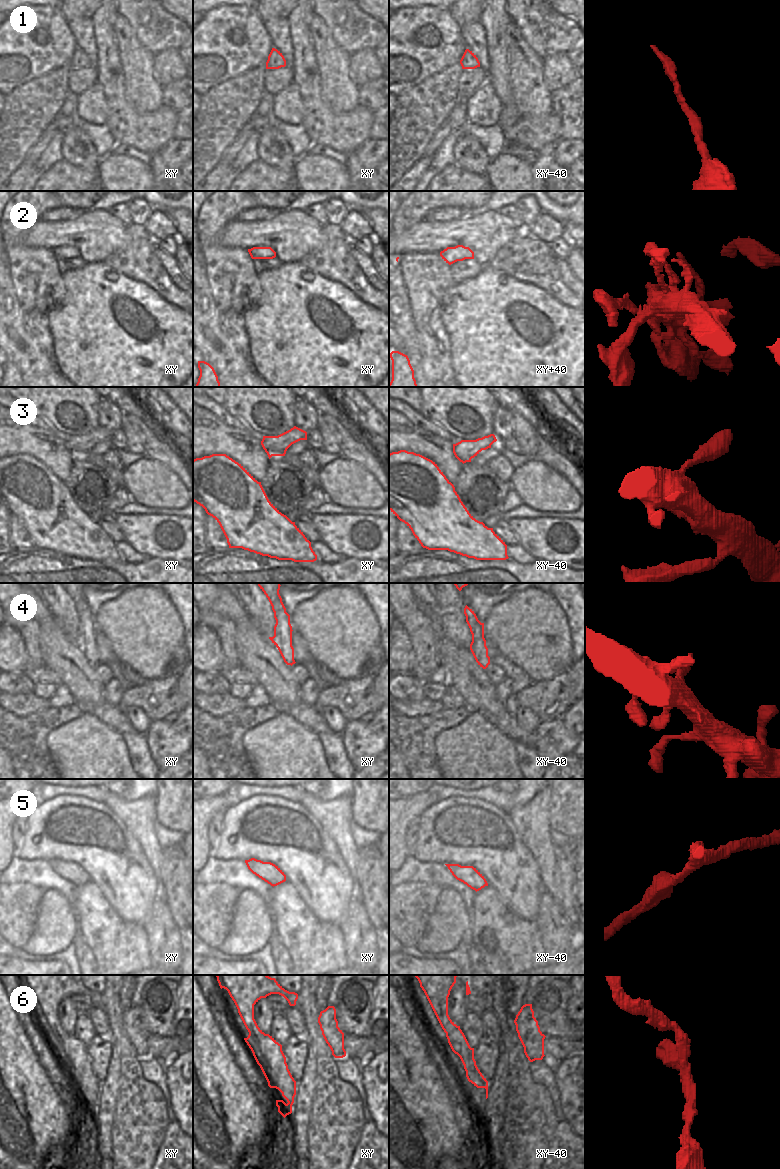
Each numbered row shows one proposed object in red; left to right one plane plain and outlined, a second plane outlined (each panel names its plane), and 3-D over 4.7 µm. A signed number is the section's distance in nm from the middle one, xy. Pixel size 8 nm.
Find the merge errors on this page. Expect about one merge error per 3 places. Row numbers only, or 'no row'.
no row

